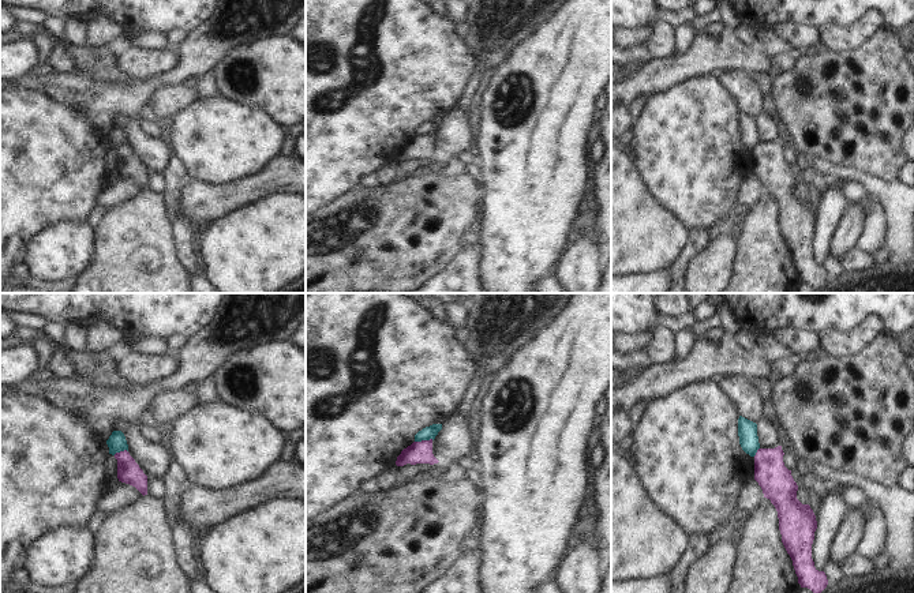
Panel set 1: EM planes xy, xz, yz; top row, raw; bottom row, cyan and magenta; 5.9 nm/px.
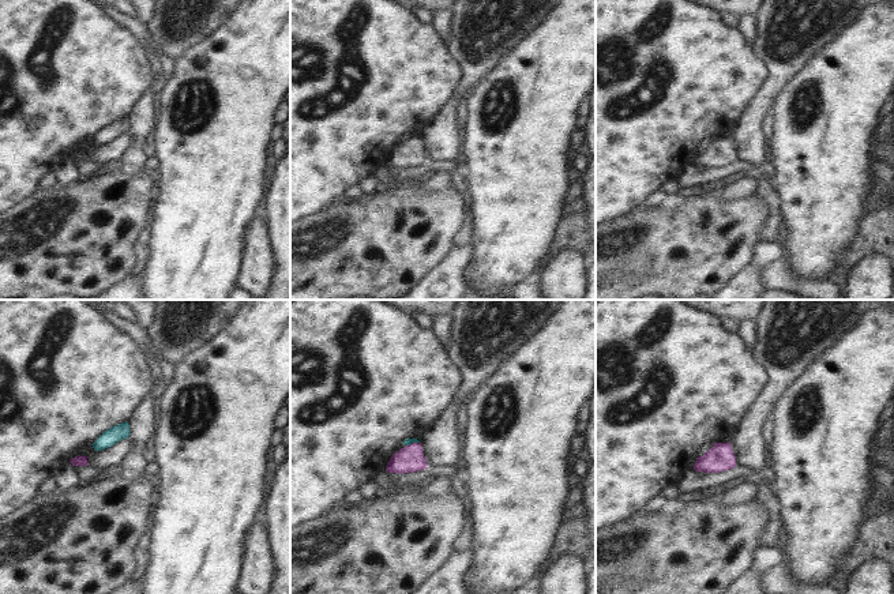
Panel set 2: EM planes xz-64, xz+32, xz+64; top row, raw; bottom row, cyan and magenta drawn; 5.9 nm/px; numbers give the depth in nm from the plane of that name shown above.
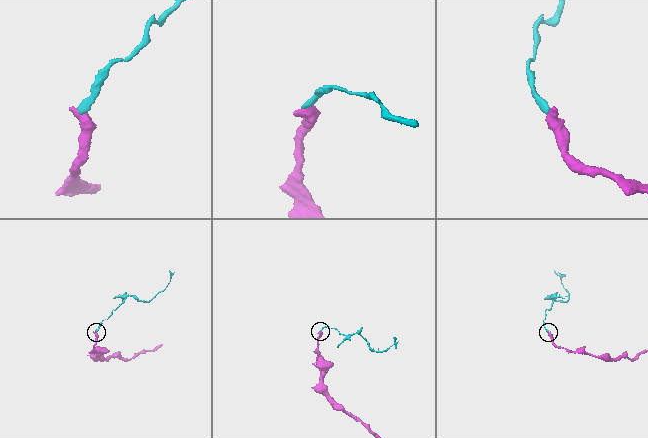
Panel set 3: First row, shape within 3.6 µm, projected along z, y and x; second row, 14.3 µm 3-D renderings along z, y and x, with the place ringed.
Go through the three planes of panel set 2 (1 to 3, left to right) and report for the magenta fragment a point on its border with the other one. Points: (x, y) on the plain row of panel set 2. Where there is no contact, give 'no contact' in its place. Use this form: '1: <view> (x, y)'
1: no contact
2: xz+32 (412, 136)
3: no contact

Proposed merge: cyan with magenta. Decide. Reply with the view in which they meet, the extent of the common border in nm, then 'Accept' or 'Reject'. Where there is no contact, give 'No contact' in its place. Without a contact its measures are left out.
Touches cyan in xz. Shared border 110 nm. Reject.

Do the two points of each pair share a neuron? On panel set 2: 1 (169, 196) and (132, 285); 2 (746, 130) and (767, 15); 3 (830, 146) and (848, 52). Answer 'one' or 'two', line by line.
1: two
2: one
3: one

